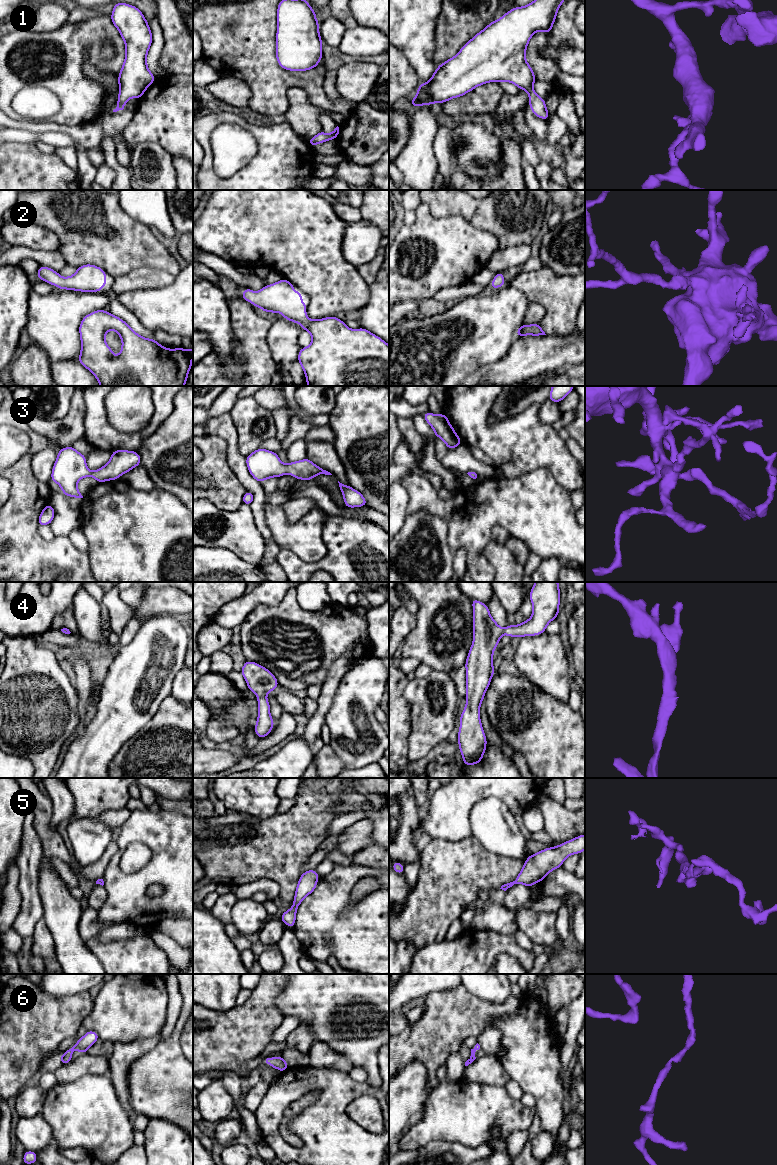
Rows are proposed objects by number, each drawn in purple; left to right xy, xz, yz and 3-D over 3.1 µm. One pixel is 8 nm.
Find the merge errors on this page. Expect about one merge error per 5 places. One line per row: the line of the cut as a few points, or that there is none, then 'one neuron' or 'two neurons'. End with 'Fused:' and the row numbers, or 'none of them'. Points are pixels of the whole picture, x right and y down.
1: cut none; one neuron
2: cut none; one neuron
3: cut none; one neuron
4: cut none; one neuron
5: cut none; one neuron
6: cut none; one neuron
Fused: none of them

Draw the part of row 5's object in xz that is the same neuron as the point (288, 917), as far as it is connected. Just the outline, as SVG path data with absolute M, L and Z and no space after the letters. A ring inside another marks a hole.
M315 869L305 871L300 876L296 887L292 908L288 909L279 917L285 923L285 925L294 929L297 908L301 904L303 899L315 890L318 879L319 875L317 874Z

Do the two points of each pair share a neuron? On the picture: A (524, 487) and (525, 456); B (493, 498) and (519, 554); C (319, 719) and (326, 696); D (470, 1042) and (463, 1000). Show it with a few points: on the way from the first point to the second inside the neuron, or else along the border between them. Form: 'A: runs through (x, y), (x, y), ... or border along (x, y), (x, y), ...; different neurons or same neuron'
A: border along (547, 468), (536, 467), (514, 477), (505, 477); different neurons
B: border along (510, 535), (519, 538), (529, 550); different neurons
C: runs through (320, 713), (324, 702); same neuron
D: border along (475, 1036), (469, 1036), (463, 1043); different neurons

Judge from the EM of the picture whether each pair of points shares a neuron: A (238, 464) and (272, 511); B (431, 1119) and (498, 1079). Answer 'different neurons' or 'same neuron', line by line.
A: different neurons
B: different neurons

